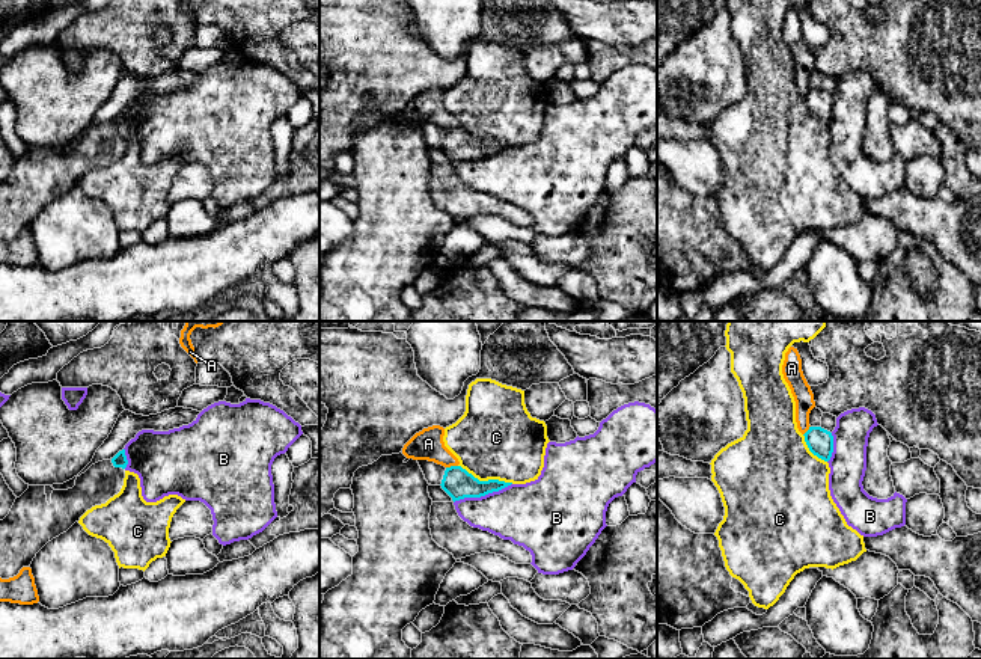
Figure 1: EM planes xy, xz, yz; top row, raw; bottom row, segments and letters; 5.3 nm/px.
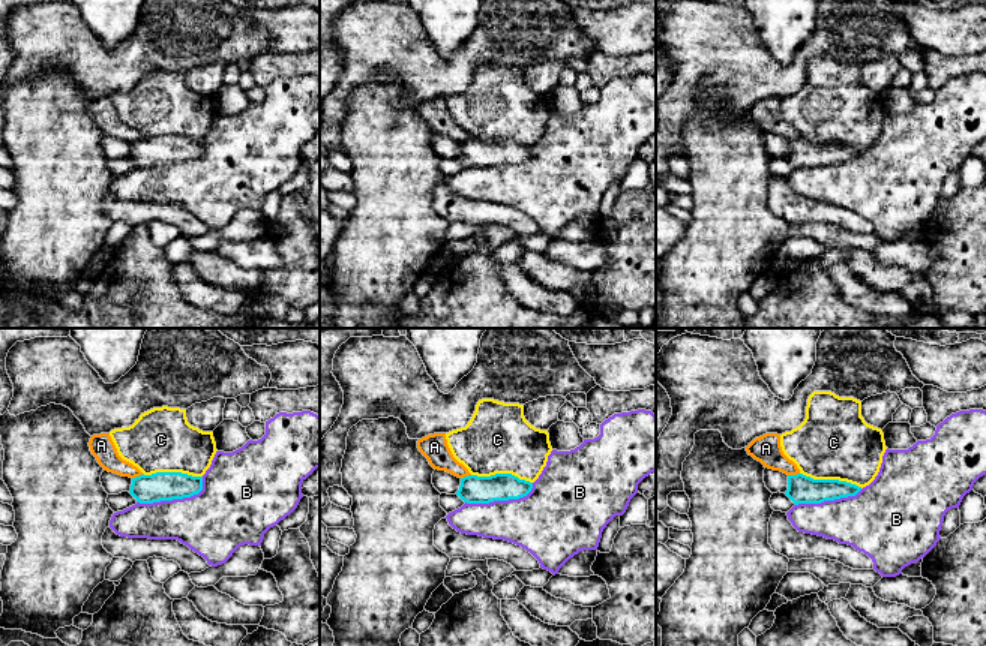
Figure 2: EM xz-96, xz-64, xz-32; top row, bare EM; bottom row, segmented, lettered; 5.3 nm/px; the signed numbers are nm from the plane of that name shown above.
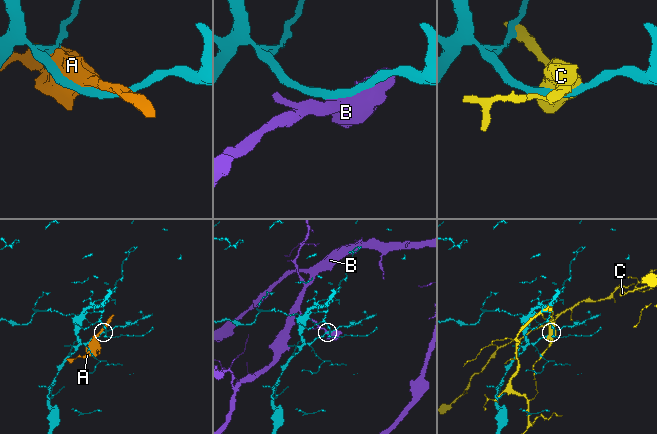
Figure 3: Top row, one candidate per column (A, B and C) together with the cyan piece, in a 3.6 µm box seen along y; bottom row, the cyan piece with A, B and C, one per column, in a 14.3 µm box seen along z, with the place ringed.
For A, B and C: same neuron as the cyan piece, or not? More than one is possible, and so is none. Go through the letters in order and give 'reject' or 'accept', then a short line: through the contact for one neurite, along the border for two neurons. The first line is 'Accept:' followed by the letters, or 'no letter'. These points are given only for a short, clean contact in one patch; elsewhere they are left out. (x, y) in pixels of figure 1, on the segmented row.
Accept: B
A: reject
B: accept
C: reject

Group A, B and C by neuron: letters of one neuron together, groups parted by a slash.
A / B / C

